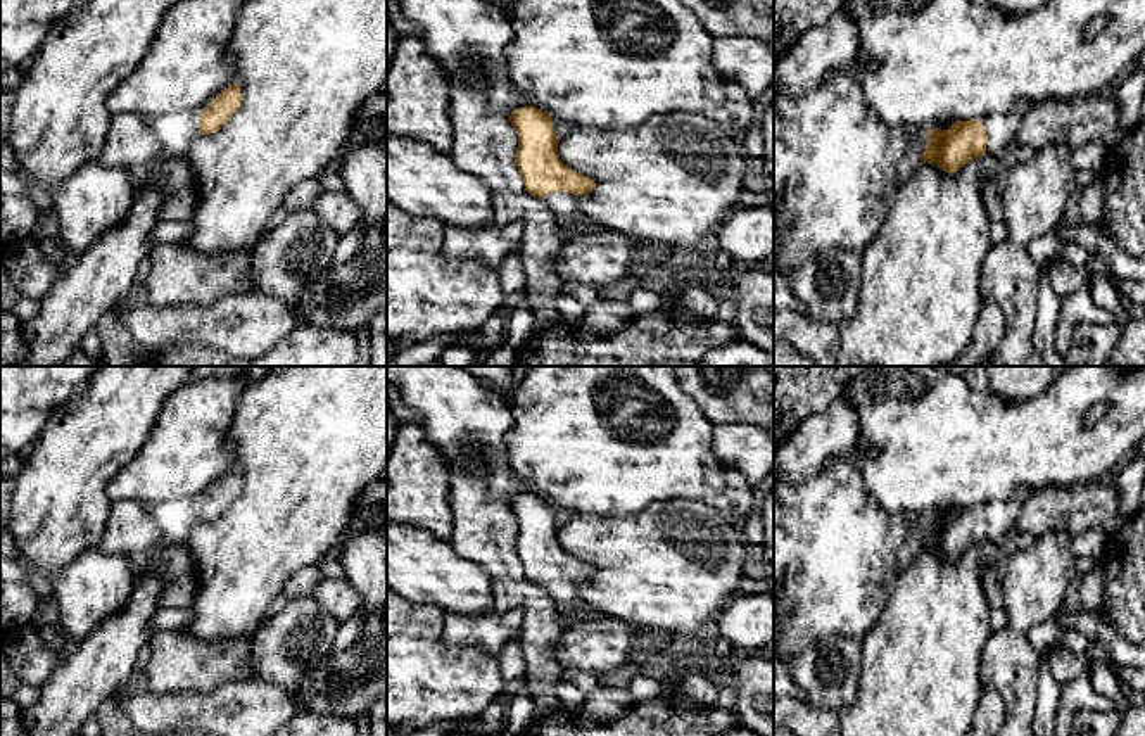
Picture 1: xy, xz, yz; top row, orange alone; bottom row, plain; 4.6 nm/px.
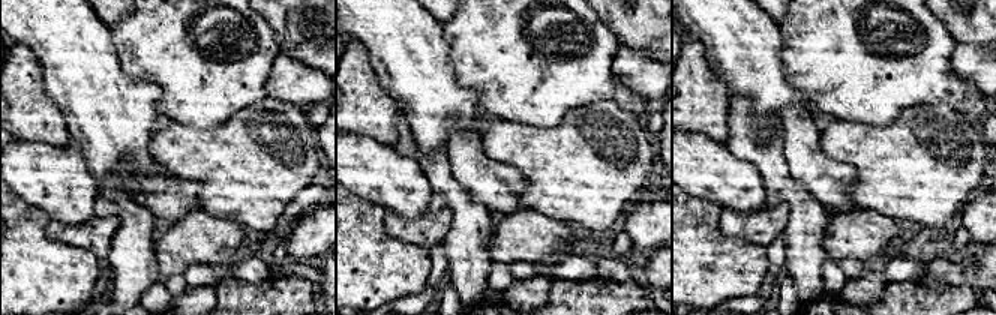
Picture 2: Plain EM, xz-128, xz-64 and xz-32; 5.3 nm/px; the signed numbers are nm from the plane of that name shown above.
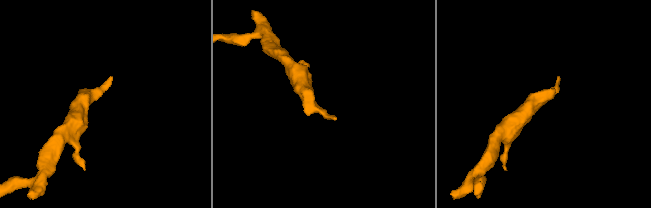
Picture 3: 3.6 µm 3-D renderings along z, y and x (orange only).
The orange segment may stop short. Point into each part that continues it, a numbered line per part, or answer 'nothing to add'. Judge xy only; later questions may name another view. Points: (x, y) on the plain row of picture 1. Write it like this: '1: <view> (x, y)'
1: xy (175, 519)

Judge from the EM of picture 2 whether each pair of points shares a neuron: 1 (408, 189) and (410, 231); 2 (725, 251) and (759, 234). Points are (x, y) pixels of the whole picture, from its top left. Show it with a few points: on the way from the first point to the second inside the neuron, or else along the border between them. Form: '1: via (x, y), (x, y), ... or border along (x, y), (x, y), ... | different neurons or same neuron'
1: border along (429, 210), (413, 219), (389, 213) | different neurons
2: border along (719, 218), (725, 234), (765, 248) | different neurons

